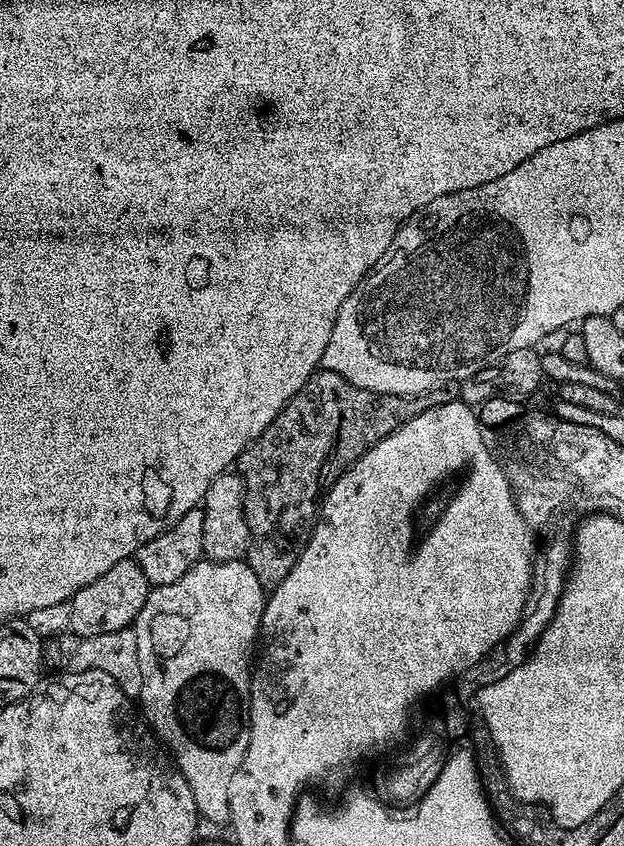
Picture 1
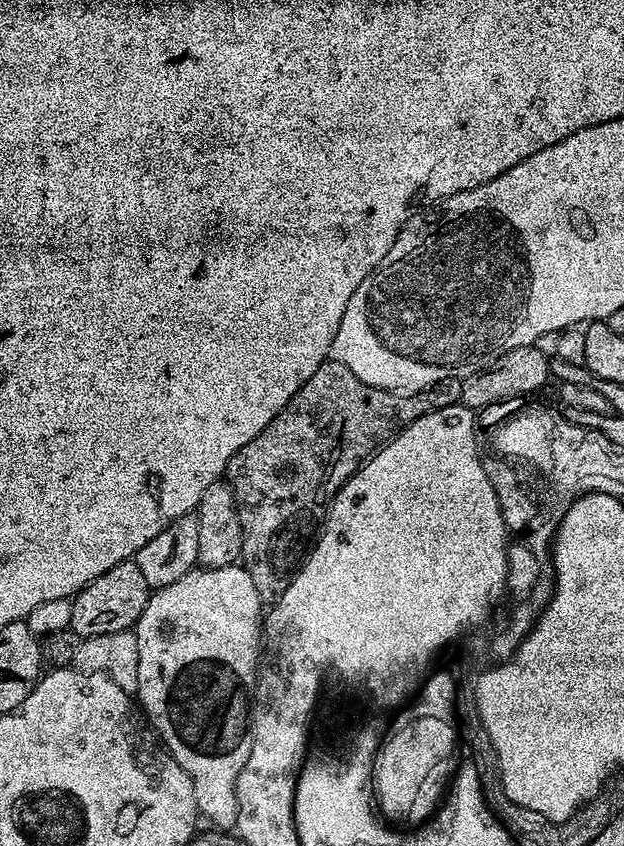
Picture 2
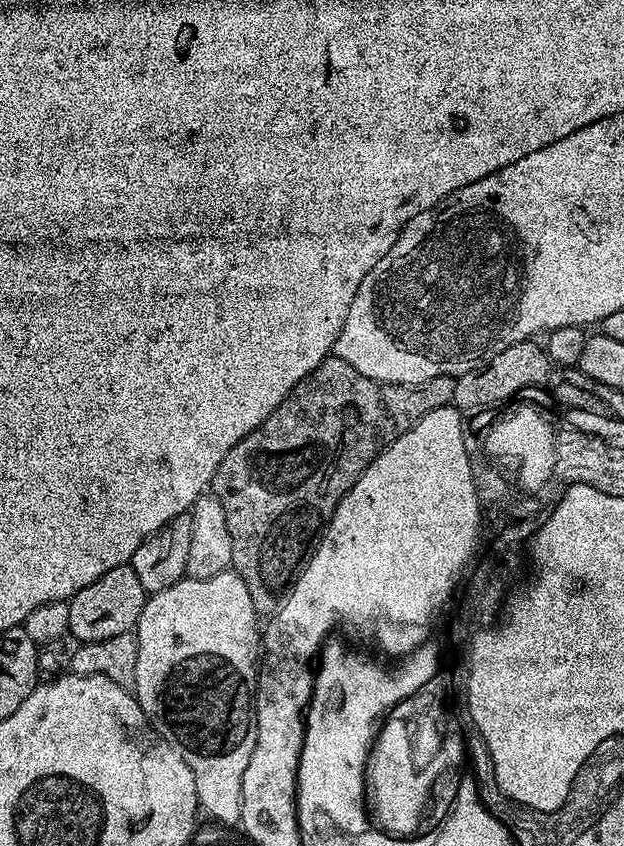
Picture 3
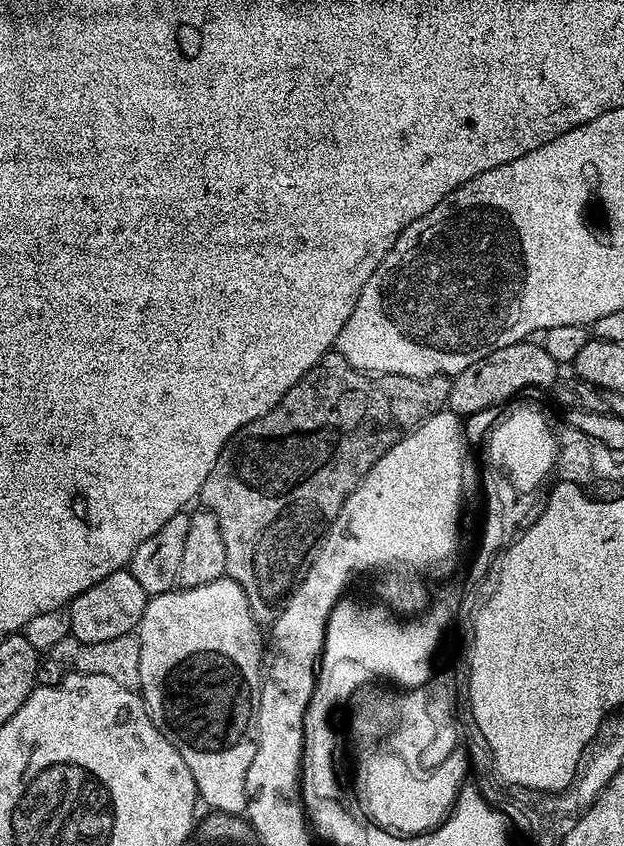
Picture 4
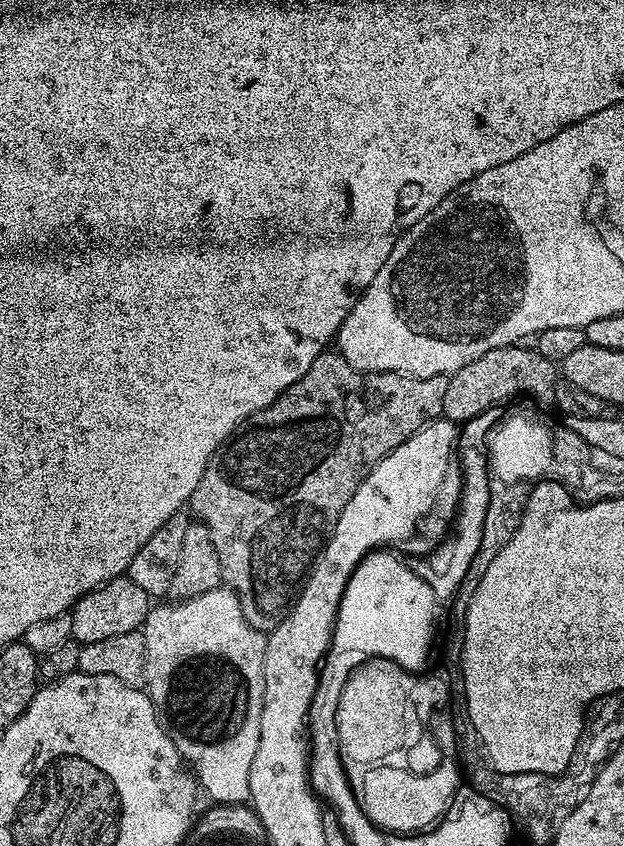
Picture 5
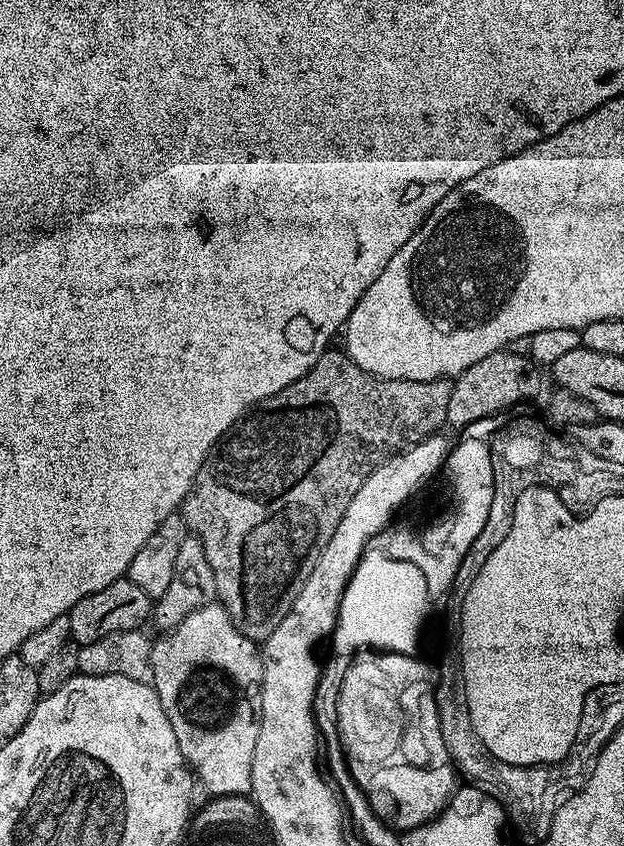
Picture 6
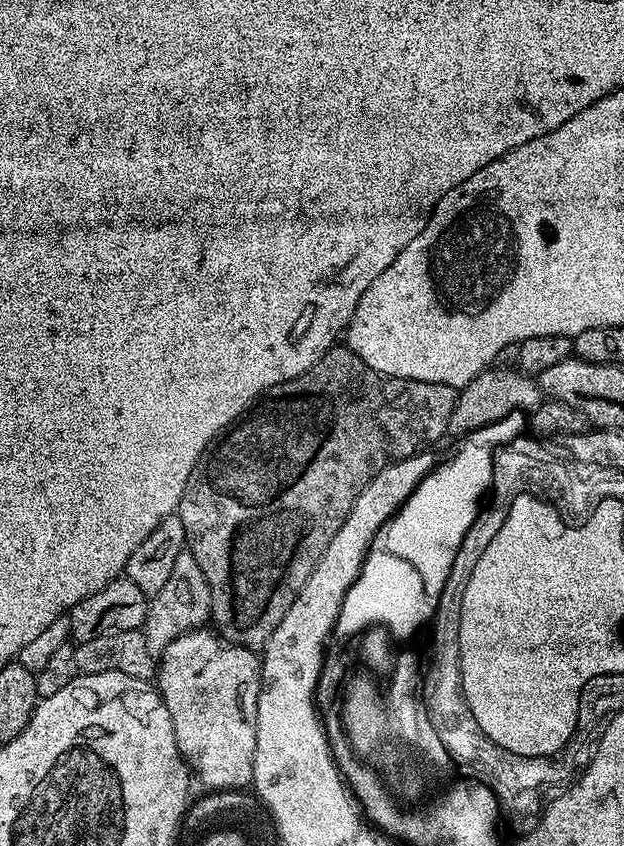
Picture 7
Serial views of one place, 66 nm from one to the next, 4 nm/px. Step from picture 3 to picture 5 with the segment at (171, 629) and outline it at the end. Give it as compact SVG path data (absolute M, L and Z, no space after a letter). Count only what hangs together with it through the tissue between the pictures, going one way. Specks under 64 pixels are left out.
M226 586L210 590L206 594L198 594L198 598L171 602L160 602L152 606L142 625L146 642L146 678L143 687L160 716L160 722L168 731L168 737L174 742L178 754L194 773L197 785L209 796L209 801L217 804L248 804L250 800L250 765L254 763L254 753L258 751L260 737L260 719L262 718L262 702L264 701L264 651L268 645L265 633L259 632L242 614L242 606L238 598Z

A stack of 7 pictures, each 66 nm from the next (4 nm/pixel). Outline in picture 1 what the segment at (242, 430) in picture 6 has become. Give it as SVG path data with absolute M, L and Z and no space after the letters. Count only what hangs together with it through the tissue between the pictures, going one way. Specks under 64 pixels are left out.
M315 372L306 386L302 386L302 390L298 390L298 394L294 394L294 398L286 402L278 418L274 418L274 422L270 422L270 426L266 426L266 430L262 430L262 434L258 434L258 438L249 444L238 461L238 475L244 481L244 513L250 530L246 563L254 570L261 586L265 590L277 588L286 574L290 574L312 534L322 497L354 461L362 458L362 454L366 454L378 442L382 442L382 438L410 422L410 418L422 414L427 408L449 404L458 398L460 384L456 382L439 384L438 387L428 392L419 392L416 396L395 396L362 390L362 386L346 382L346 378L342 378L342 374L337 372Z

